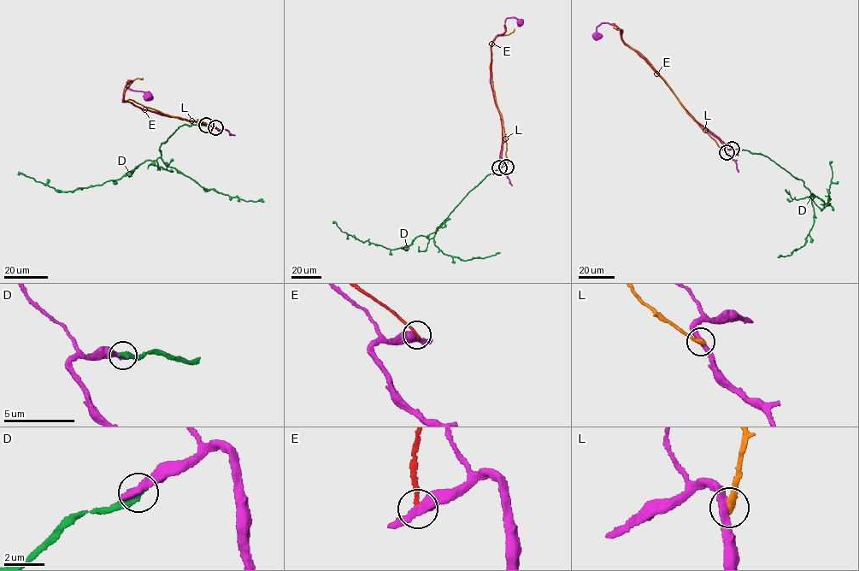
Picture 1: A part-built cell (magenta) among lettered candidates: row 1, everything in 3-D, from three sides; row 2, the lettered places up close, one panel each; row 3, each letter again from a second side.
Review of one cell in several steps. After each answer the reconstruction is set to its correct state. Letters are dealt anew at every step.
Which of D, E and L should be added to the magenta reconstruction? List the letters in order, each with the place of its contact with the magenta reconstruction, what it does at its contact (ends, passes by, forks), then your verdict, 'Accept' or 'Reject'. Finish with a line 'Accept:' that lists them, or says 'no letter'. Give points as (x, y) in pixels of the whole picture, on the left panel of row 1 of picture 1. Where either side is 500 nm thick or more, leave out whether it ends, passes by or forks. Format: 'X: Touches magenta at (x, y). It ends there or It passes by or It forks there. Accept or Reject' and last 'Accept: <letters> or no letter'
D: Touches magenta at (206, 125). It ends there. Reject
E: Touches magenta at (206, 125). It ends there. Reject
L: Touches magenta at (215, 127). It ends there. Reject
Accept: no letter

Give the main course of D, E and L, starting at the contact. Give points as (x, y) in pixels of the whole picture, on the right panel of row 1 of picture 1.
D: (732, 149), (743, 150), (768, 157), (803, 181), (813, 197), (813, 192), (827, 205), (832, 177), (830, 162)
E: (732, 149), (688, 114), (662, 79), (622, 42), (620, 29), (612, 24)
L: (726, 152), (688, 114), (647, 60), (623, 40), (622, 31), (613, 27)

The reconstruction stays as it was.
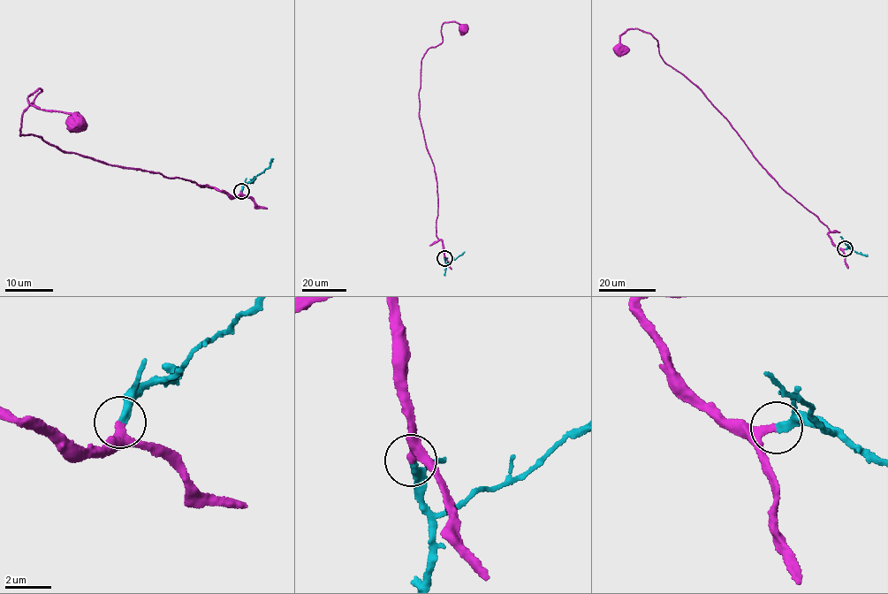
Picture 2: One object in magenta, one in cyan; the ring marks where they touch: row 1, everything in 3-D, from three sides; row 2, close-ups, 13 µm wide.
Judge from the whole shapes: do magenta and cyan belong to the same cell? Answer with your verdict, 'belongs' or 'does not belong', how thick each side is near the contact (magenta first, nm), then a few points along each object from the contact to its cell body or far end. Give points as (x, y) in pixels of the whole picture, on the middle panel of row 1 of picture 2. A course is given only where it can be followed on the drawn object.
belongs; calibres 240 and 320 nm; course magenta (444, 257), (418, 95), (422, 57), (442, 41), (441, 26), (456, 22), (463, 30); course cyan (444, 257), (447, 262), (465, 252)

